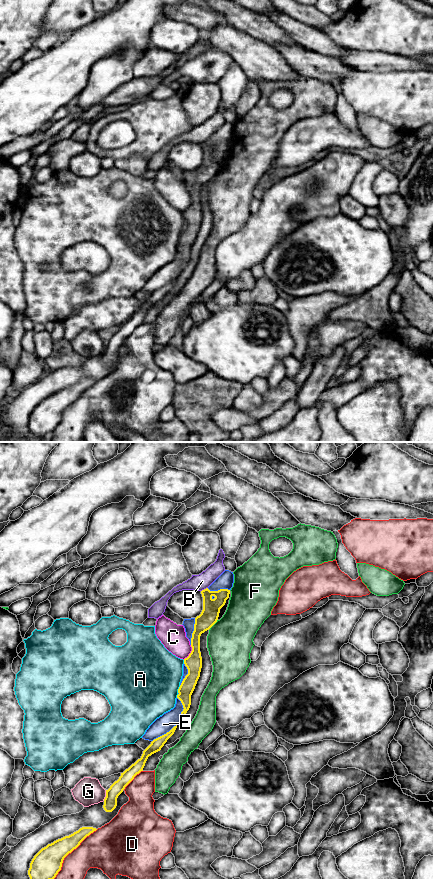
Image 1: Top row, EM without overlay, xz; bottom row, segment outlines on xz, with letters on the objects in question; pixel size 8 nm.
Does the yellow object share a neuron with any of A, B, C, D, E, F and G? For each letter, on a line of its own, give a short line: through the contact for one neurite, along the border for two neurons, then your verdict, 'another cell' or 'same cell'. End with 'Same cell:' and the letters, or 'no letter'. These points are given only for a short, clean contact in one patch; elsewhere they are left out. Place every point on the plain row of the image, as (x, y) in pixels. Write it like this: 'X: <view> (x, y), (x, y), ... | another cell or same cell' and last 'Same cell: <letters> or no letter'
A: another cell
B: another cell
C: another cell
D: another cell
E: another cell
F: another cell
G: another cell
Same cell: no letter

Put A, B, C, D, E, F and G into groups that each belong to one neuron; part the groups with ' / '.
A / B / C / D / E / F / G

